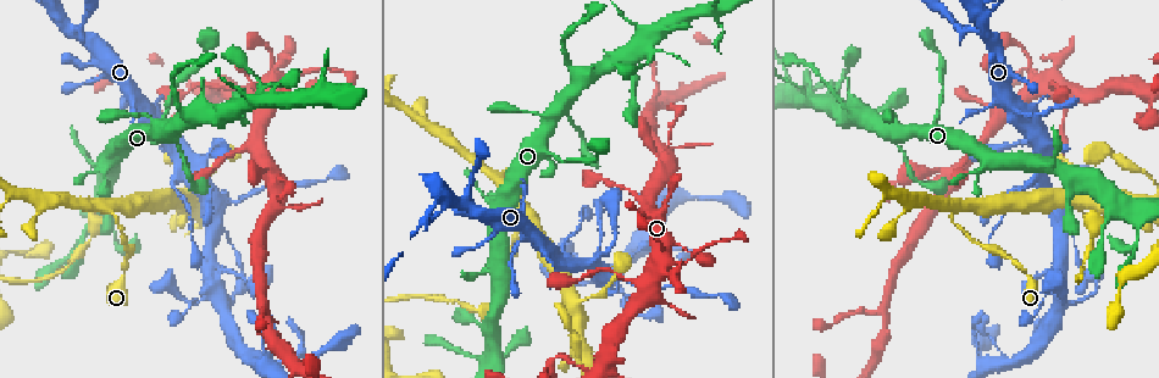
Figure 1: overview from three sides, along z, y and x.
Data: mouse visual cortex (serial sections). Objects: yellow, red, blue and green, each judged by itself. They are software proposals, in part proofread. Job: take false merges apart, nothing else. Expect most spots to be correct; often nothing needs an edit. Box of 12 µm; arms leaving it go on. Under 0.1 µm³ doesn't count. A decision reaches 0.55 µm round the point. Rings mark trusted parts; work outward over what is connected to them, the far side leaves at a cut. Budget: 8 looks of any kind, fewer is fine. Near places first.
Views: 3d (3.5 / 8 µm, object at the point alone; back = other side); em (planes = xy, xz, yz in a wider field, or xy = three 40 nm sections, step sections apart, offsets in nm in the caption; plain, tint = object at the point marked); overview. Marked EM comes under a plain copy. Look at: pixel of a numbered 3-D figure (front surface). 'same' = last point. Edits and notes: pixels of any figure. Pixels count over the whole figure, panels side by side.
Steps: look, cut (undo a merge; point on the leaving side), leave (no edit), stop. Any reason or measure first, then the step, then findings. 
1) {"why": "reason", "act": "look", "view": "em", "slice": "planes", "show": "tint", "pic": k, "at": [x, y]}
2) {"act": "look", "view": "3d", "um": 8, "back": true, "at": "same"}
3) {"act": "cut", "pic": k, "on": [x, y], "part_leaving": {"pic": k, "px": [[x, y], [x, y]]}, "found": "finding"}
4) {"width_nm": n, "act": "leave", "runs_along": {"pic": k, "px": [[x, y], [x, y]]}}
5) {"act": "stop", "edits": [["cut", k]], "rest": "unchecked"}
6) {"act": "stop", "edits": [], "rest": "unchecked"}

{"why": "abrupt turn", "act": "look", "view": "3d", "um": 8, "pic": 1, "at": [502, 176]}

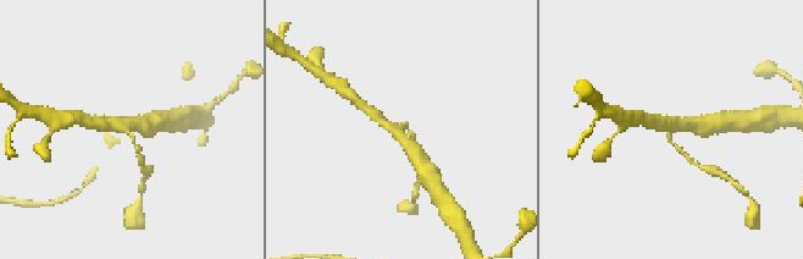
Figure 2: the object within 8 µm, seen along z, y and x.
{"act": "look", "view": "3d", "um": 3.5, "pic": 2, "at": [402, 133]}

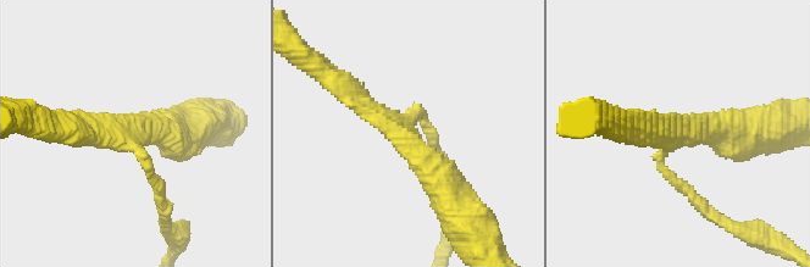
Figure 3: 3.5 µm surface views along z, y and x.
{"act": "leave", "found": "all the same cell"}

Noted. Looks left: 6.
{"why": "three-way junction", "act": "look", "view": "3d", "um": 3.5, "back": true, "pic": 1, "at": [886, 195]}

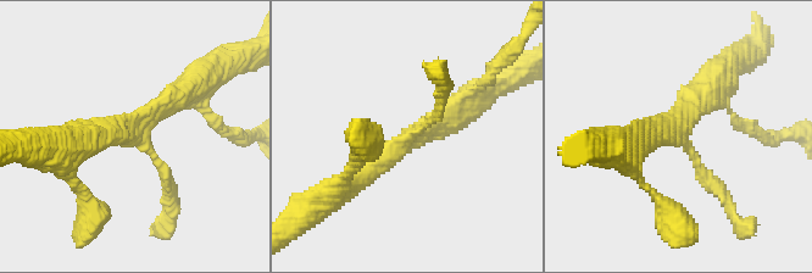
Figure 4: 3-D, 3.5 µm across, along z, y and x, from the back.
{"arms": 3, "arm_widths_nm": [150, 300, 350], "act": "look", "view": "em", "slice": "xy", "step": 3, "show": "tint", "pic": 4, "at": [134, 136]}

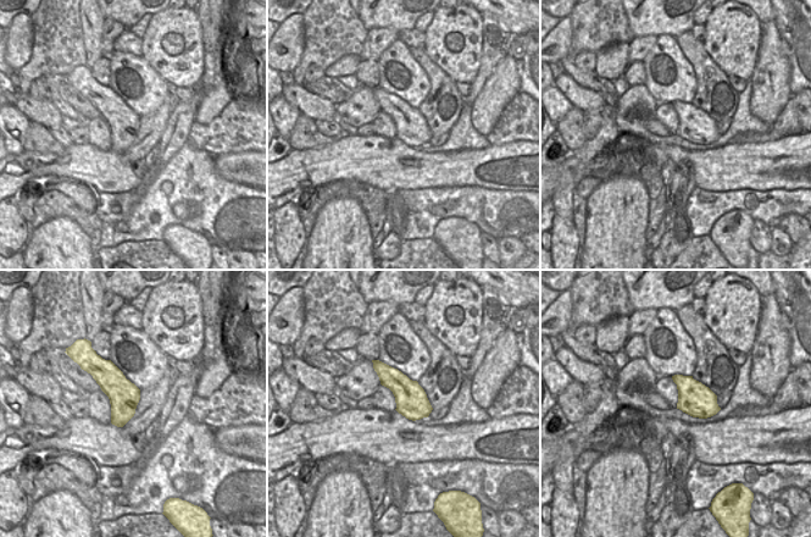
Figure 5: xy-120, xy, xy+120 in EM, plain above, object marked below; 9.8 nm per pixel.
{"width_nm": 320, "act": "leave", "runs_along": {"pic": 4, "px": [[340, 191], [454, 107]]}, "found": "continuous, no second cell"}

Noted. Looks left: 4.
{"why": "thick turns thin", "act": "look", "view": "3d", "um": 3.5, "pic": 1, "at": [1032, 180]}

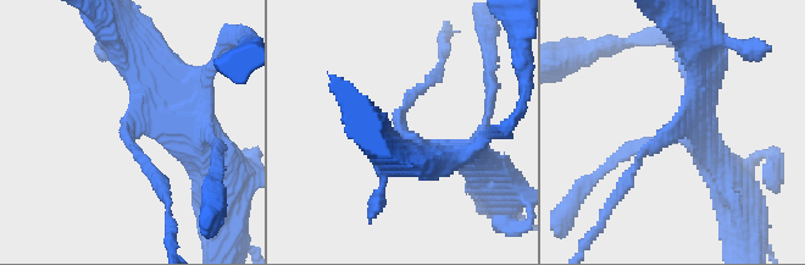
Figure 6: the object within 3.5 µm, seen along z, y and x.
{"arm_widths_nm": [150, 350], "act": "look", "view": "em", "slice": "xy", "step": 3, "show": "tint", "pic": 6, "at": [402, 127]}

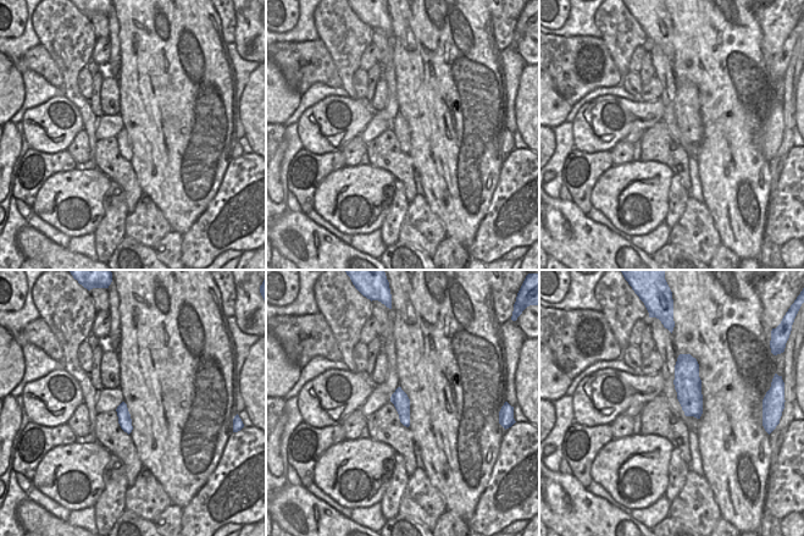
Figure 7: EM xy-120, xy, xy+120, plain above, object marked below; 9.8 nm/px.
{"width_nm": 170, "act": "leave", "runs_along": {"pic": 6, "px": [[708, 75], [708, 93], [654, 142], [626, 183]]}, "found": "continuous, no second cell"}

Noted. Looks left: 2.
{"act": "stop", "edits": [], "rest": "unchecked"}

